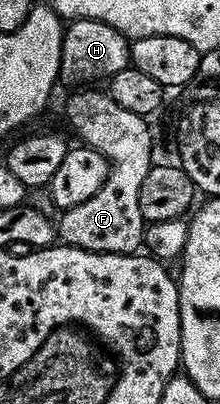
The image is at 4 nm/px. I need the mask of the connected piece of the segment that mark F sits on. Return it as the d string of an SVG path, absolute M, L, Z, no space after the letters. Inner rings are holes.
M78 88L74 91L75 94L71 96L66 102L66 118L70 121L70 126L79 134L81 141L85 145L92 147L96 152L100 152L105 156L106 161L110 164L110 171L104 180L104 184L96 192L96 196L88 196L88 200L84 200L84 204L76 204L76 208L71 210L61 211L60 217L56 222L56 234L59 239L67 246L75 246L81 250L91 250L92 252L100 252L101 254L132 254L135 253L143 245L144 242L144 223L142 220L142 213L140 212L140 184L144 184L144 176L148 176L152 165L150 159L150 126L145 117L136 112L128 112L128 108L120 108L120 104L116 104L116 100L112 100L112 96L105 90L88 90L92 88Z

